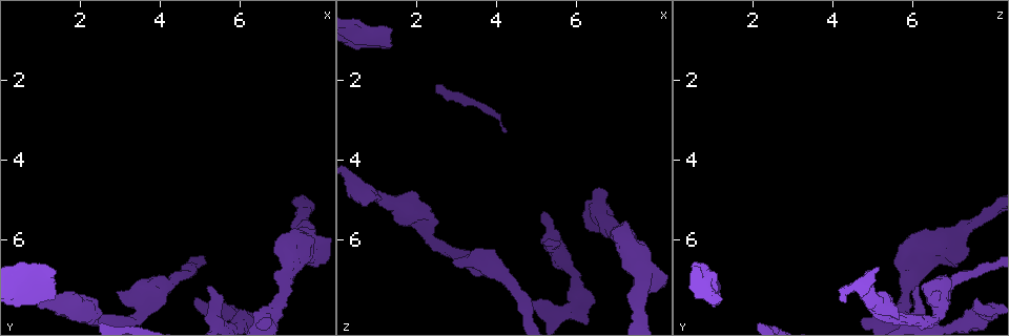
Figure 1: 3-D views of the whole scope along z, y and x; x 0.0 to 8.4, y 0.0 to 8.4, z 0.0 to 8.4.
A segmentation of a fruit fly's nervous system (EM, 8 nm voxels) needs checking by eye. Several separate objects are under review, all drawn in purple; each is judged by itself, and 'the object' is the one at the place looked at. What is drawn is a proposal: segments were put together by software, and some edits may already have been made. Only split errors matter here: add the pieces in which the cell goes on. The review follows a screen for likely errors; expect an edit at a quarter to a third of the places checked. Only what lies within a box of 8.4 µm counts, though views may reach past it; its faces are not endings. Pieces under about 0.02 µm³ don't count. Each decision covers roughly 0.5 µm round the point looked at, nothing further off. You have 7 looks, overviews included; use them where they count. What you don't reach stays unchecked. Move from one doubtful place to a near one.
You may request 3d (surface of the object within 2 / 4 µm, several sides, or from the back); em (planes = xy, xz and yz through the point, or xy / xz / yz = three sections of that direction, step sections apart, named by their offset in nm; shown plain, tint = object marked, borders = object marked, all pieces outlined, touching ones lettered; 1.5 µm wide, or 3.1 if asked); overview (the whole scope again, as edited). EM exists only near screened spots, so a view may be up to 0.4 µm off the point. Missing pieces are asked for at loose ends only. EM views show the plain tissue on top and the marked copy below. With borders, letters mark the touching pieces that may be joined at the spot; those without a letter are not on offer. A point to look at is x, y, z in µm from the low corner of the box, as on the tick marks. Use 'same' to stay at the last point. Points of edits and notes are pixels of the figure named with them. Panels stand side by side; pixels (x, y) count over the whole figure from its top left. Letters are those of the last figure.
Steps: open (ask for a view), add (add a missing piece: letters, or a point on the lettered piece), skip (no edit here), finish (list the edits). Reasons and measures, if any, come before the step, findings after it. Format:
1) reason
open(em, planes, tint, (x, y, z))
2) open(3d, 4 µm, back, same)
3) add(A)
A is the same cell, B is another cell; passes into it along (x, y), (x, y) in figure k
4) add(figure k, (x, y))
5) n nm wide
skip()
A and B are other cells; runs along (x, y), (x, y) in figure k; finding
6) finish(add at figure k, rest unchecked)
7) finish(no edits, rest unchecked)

open(3d, 4 µm, (6.90, 6.35, 5.85))

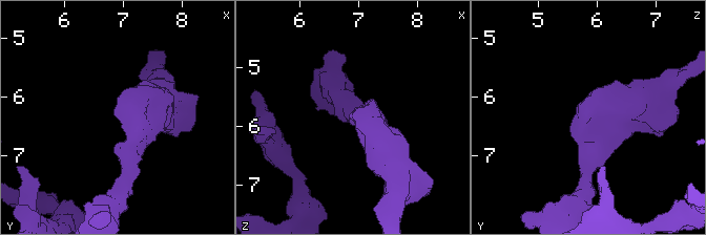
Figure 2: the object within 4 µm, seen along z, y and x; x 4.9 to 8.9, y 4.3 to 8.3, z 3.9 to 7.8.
open(em, planes, borders, (6.85, 6.35, 5.80))

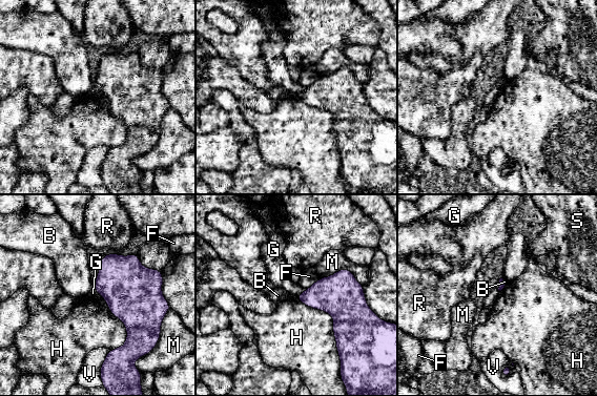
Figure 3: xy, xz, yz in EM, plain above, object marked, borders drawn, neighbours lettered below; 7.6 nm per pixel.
skip()
B, F, G, H, M, R, S and V are other cells; border along (295, 296), (332, 317), (338, 355) in figure 3; no lettered piece goes on from it

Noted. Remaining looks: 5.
free end
open(em, yz, step 8, borders, (0.65, 6.70, 5.15))

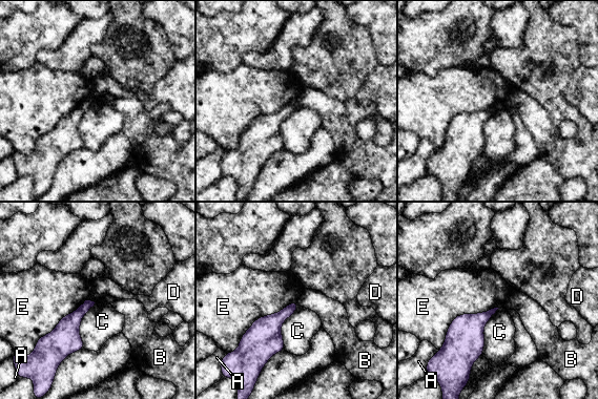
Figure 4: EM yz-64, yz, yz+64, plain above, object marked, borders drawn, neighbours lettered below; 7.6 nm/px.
cut it another way
open(em, planes, borders, same)

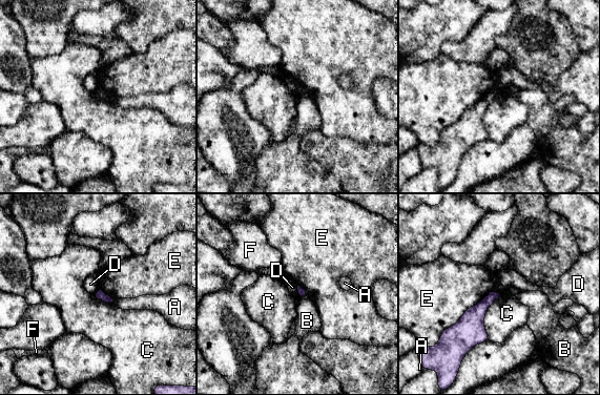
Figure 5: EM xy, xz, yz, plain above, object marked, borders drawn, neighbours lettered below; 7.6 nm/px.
skip()
A, B, C, D, E and F are other cells; border along (500, 294), (485, 312), (488, 339) in figure 5; no lettered piece goes on from it

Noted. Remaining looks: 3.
branch stops here
open(em, xy, step 4, borders, (1.00, 7.60, 1.15))

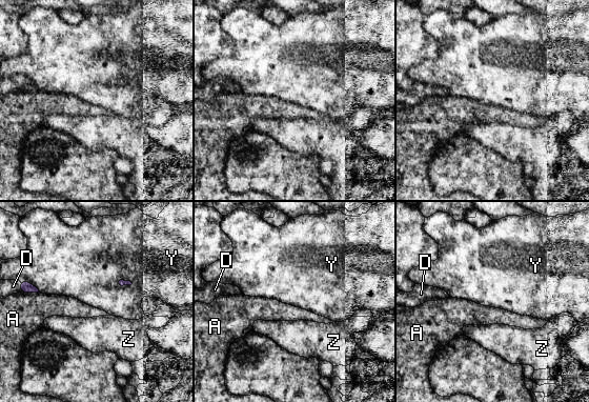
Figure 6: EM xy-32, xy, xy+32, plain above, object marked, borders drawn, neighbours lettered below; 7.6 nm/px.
another direction
open(em, planes, borders, same)

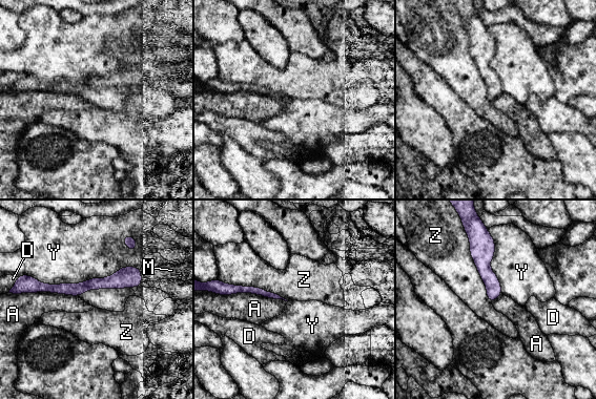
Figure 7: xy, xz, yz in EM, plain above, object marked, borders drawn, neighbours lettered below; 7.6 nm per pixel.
add(M)
M is the same cell, A, D, Y and Z are other cells; the cell continues

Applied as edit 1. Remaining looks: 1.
finish(add at figure 7, rest unchecked)

